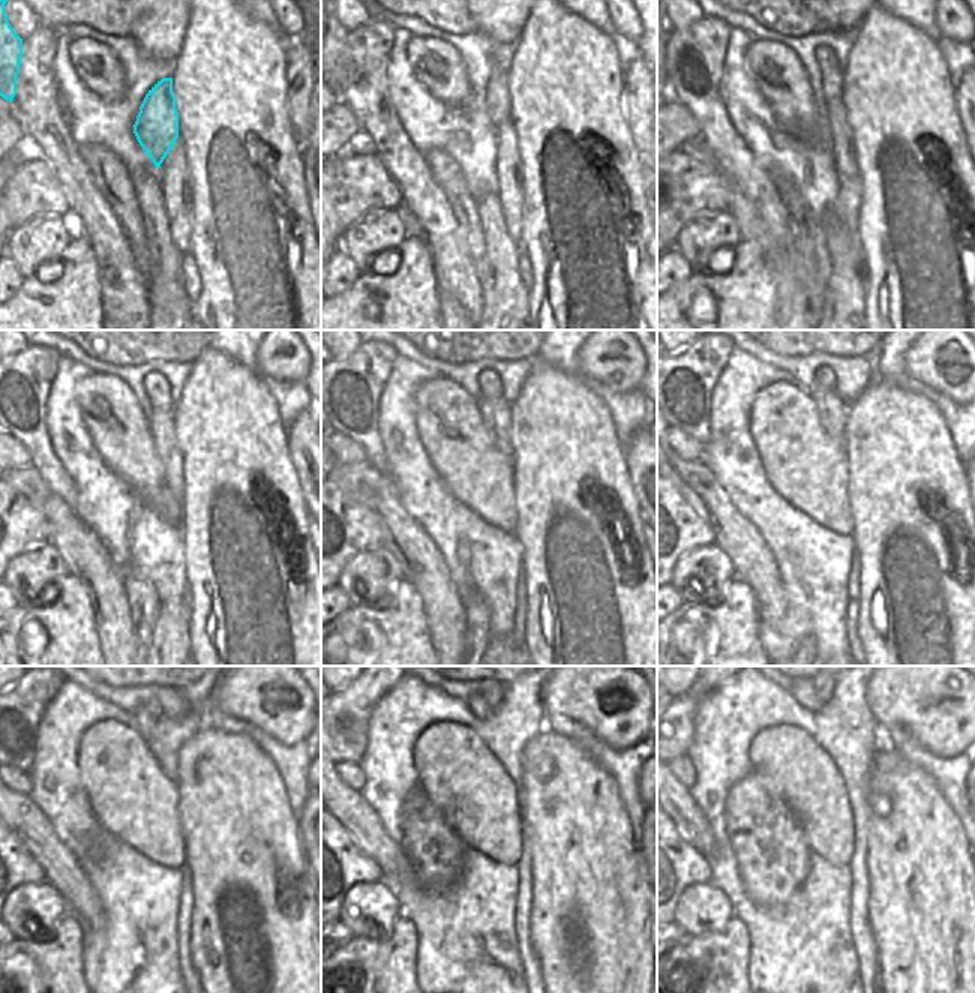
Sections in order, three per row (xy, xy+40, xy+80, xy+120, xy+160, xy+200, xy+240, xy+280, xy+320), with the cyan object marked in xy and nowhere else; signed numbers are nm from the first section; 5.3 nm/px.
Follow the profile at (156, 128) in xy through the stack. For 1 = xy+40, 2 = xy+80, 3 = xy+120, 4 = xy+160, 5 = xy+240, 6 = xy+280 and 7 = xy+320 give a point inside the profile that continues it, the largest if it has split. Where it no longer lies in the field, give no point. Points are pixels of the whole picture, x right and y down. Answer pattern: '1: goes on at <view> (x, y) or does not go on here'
1: goes on at xy+40 (497, 99)
2: goes on at xy+80 (833, 77)
3: goes on at xy+120 (156, 387)
4: goes on at xy+160 (489, 383)
5: goes on at xy+240 (153, 708)
6: goes on at xy+280 (492, 696)
7: goes on at xy+320 (824, 696)

